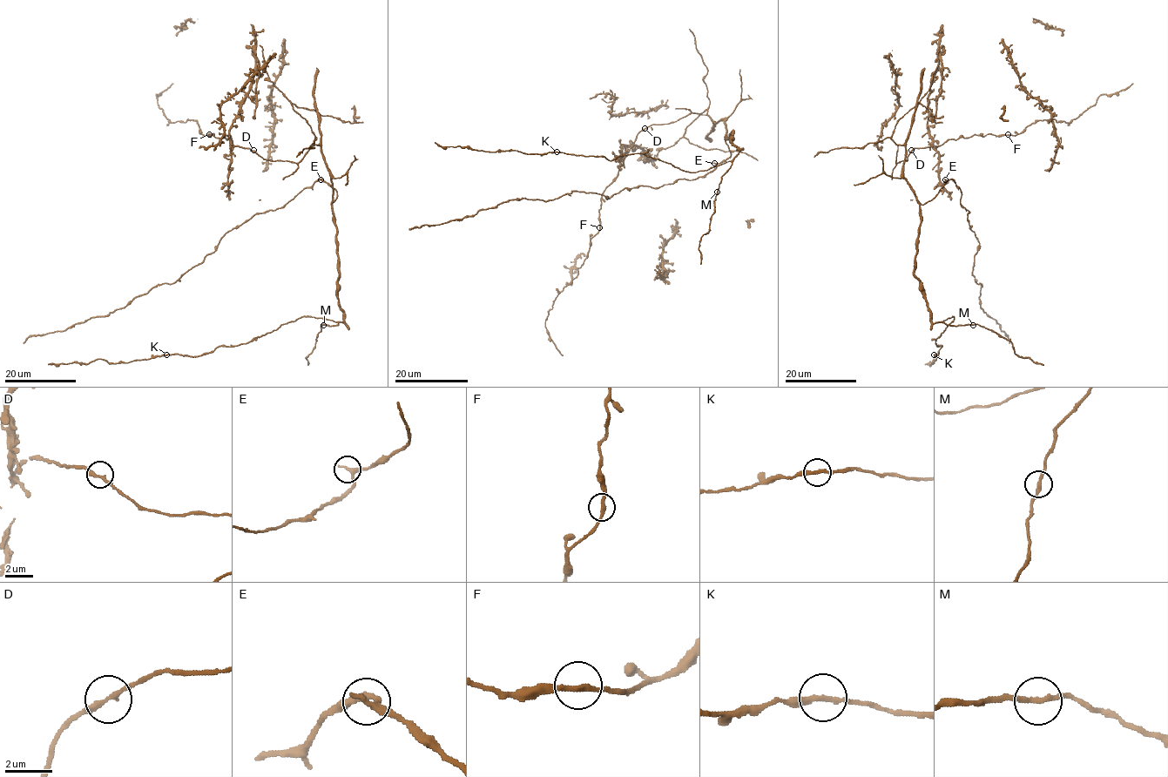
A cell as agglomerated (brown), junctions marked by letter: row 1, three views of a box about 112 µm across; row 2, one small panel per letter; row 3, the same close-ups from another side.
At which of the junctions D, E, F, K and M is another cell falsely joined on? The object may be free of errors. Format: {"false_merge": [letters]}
{"false_merge": []}

